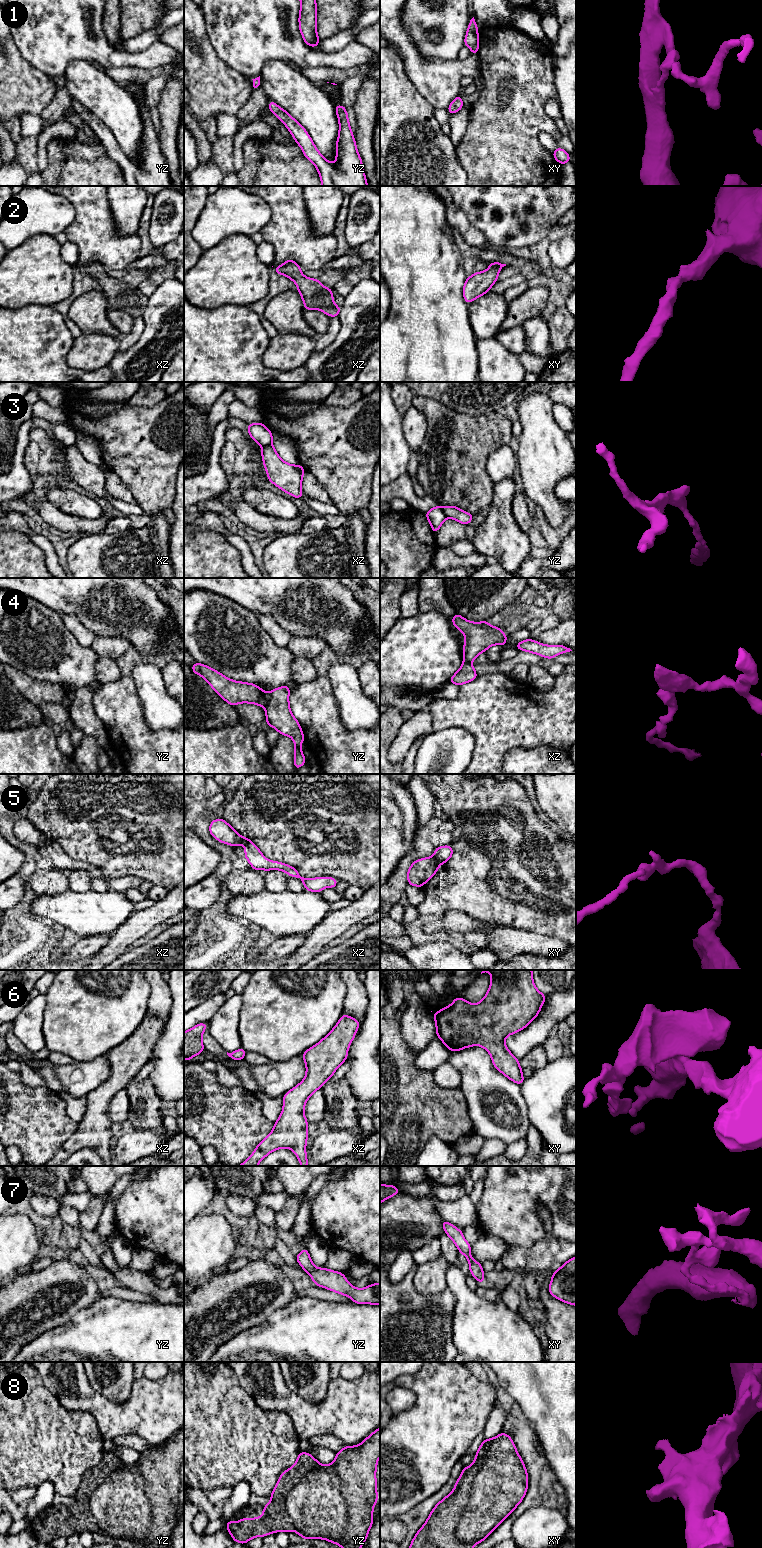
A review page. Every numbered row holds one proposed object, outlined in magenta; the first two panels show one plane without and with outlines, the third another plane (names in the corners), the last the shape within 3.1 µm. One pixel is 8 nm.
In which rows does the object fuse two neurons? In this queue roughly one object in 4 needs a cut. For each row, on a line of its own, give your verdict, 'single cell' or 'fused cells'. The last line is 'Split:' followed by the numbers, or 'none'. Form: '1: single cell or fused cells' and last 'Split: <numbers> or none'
1: single cell
2: single cell
3: fused cells
4: fused cells
5: fused cells
6: single cell
7: single cell
8: single cell
Split: 3, 4, 5

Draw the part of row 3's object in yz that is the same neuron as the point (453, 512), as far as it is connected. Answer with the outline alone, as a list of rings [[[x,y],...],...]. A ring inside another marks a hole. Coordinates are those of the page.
[[[440,506],[440,508],[447,518],[454,519],[463,525],[469,524],[474,517],[474,514],[467,513],[456,506]]]

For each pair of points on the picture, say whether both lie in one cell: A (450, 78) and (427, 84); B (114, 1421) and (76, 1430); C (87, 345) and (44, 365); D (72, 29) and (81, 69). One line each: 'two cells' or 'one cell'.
A: one cell
B: two cells
C: two cells
D: two cells

